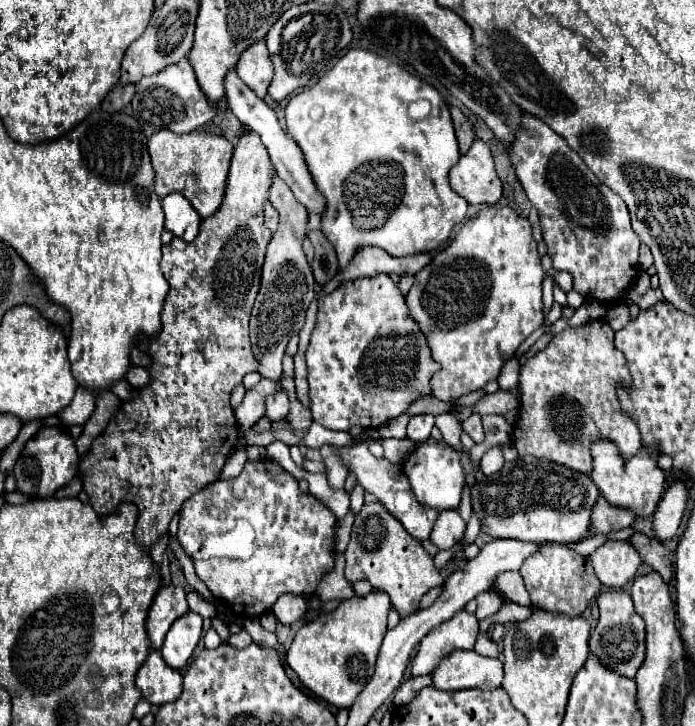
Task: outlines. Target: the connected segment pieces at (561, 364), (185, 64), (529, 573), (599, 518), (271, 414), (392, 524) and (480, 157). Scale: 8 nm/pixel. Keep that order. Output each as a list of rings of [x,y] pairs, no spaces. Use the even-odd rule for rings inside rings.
[[[606,320],[590,322],[576,328],[566,328],[564,332],[556,334],[544,350],[534,354],[520,370],[520,390],[522,390],[522,404],[518,410],[518,420],[514,424],[514,446],[520,456],[534,454],[544,460],[566,464],[568,468],[576,468],[578,472],[592,470],[592,456],[590,444],[594,438],[610,438],[618,444],[622,458],[630,460],[640,448],[642,438],[638,424],[632,416],[628,416],[620,400],[616,396],[618,388],[630,388],[632,376],[628,372],[624,354],[614,348],[614,330]]]
[[[184,56],[176,64],[166,66],[156,76],[144,76],[136,84],[136,94],[132,98],[132,116],[148,134],[154,134],[164,128],[174,134],[188,134],[212,122],[216,114],[218,114],[218,106],[210,102],[200,90],[188,56]]]
[[[540,544],[540,548],[522,564],[520,574],[534,606],[566,616],[580,616],[602,586],[592,570],[590,558],[576,554],[566,544]]]
[[[600,496],[600,500],[596,502],[596,508],[592,512],[592,520],[594,520],[594,528],[596,532],[610,532],[610,530],[622,530],[628,528],[634,520],[636,520],[636,512],[628,510],[628,508],[618,508],[608,504],[608,500],[604,500]]]
[[[284,388],[276,390],[276,396],[266,398],[266,416],[276,422],[280,418],[286,418],[288,414],[288,394]]]
[[[380,502],[364,504],[362,510],[356,514],[356,522],[350,534],[350,544],[344,556],[346,579],[352,584],[356,580],[368,580],[376,590],[386,592],[400,616],[408,616],[416,612],[422,596],[430,588],[440,586],[444,582],[434,566],[432,556],[422,548],[420,540],[412,538],[406,532],[406,528]]]
[[[476,140],[450,172],[450,186],[466,198],[468,204],[492,206],[502,196],[502,182],[494,170],[488,144]]]

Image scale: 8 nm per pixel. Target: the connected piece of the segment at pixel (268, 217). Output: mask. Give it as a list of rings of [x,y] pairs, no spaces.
[[[266,202],[266,208],[264,208],[264,222],[266,222],[266,226],[268,226],[270,232],[276,232],[278,212],[276,212],[276,208],[270,202]]]

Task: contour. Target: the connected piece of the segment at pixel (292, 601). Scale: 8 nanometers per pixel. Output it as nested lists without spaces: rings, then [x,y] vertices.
[[[284,594],[276,600],[276,604],[272,606],[274,616],[278,618],[278,622],[282,624],[294,624],[298,618],[304,616],[306,612],[306,602],[302,596],[296,594]]]

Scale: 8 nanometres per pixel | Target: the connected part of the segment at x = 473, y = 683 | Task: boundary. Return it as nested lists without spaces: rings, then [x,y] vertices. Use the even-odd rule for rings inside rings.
[[[452,652],[430,672],[432,686],[454,692],[466,688],[492,690],[502,684],[502,662],[476,652]]]

